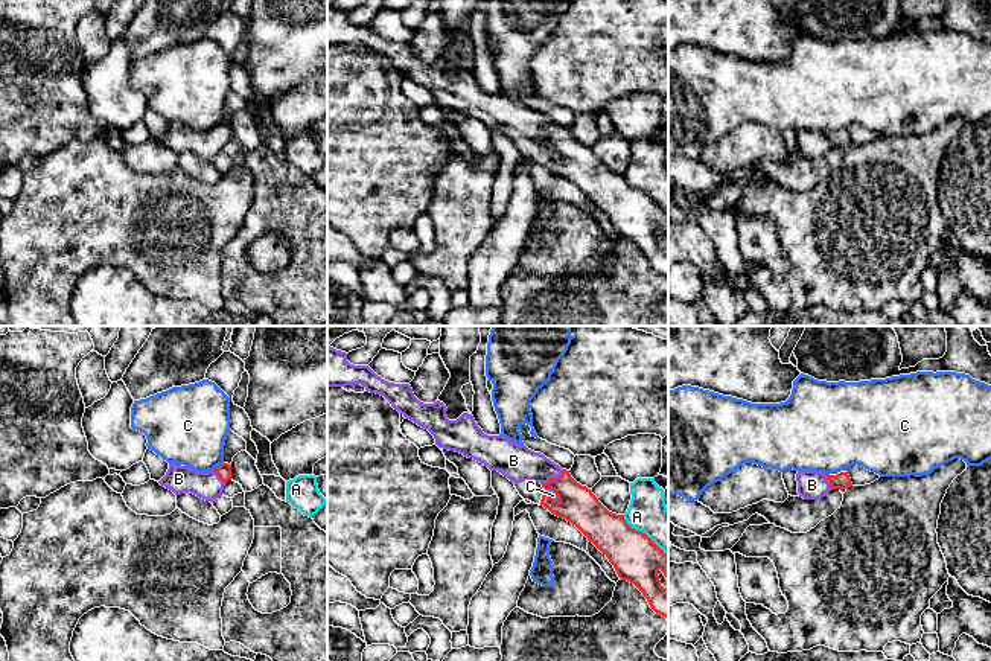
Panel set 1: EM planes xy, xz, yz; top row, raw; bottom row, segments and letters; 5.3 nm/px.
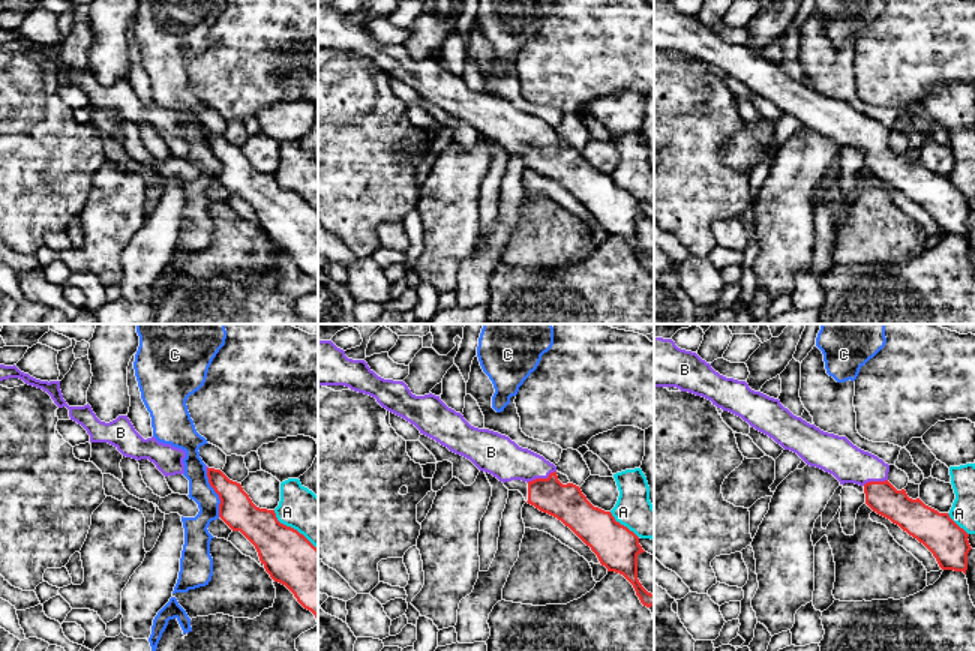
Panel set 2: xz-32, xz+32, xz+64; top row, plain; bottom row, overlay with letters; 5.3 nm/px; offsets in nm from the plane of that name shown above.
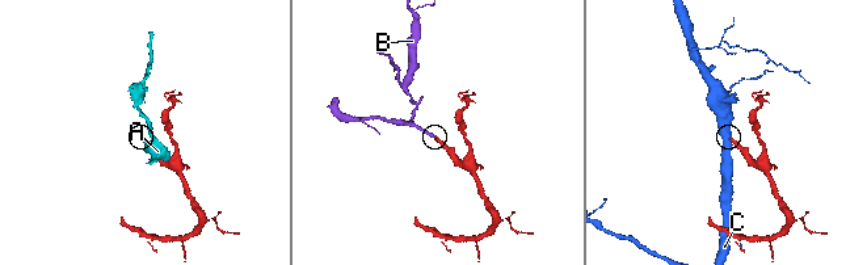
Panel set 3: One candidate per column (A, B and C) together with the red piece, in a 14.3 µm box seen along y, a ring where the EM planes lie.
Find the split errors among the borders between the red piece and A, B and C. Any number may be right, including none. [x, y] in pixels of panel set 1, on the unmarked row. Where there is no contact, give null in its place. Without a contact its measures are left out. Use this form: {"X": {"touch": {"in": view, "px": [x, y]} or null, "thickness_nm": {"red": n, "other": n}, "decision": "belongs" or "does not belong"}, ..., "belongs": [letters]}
{"A": {"touch": {"in": "xz", "px": [644, 192]}, "thickness_nm": {"red": 260, "other": 200}, "decision": "does not belong"}, "B": {"touch": {"in": "xz", "px": [553, 137]}, "thickness_nm": {"red": 200, "other": 190}, "decision": "belongs"}, "C": {"touch": {"in": "xy", "px": [216, 125]}, "thickness_nm": {"red": 80, "other": 400}, "decision": "does not belong"}, "belongs": ["B"]}

